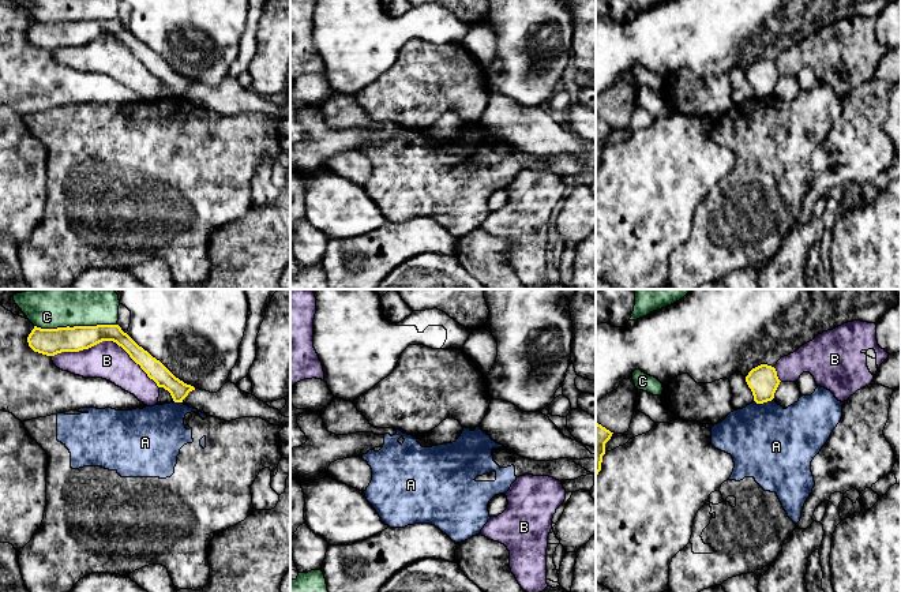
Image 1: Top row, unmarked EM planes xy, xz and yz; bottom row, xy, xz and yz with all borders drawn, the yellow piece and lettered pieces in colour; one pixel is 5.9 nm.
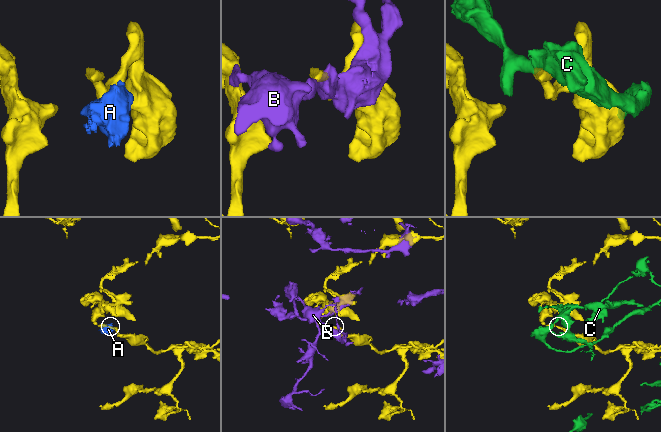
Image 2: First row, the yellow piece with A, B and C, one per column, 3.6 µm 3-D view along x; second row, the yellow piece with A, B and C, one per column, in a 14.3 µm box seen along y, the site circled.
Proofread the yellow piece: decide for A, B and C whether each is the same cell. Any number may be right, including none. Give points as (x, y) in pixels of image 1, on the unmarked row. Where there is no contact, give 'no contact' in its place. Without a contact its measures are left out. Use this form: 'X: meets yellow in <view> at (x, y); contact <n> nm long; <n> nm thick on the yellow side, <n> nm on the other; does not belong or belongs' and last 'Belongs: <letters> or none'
A: meets yellow in yz at (764, 96); contact 110 nm long; 170 nm thick on the yellow side, 440 nm on the other; does not belong
B: meets yellow in xy at (107, 34); contact 650 nm long; 150 nm thick on the yellow side, 220 nm on the other; does not belong
C: meets yellow in xy at (75, 21); contact 480 nm long; 160 nm thick on the yellow side, 140 nm on the other; does not belong
Belongs: none

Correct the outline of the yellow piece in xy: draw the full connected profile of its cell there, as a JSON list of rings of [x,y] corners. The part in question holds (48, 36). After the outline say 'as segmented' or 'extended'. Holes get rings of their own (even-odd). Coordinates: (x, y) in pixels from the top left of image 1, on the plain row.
[[[119,19],[74,20],[41,23],[34,20],[27,31],[29,41],[38,48],[55,50],[61,46],[79,46],[102,35],[113,35],[153,74],[168,85],[174,97],[183,97],[194,80],[176,72],[159,55],[139,41]]] | as segmented

